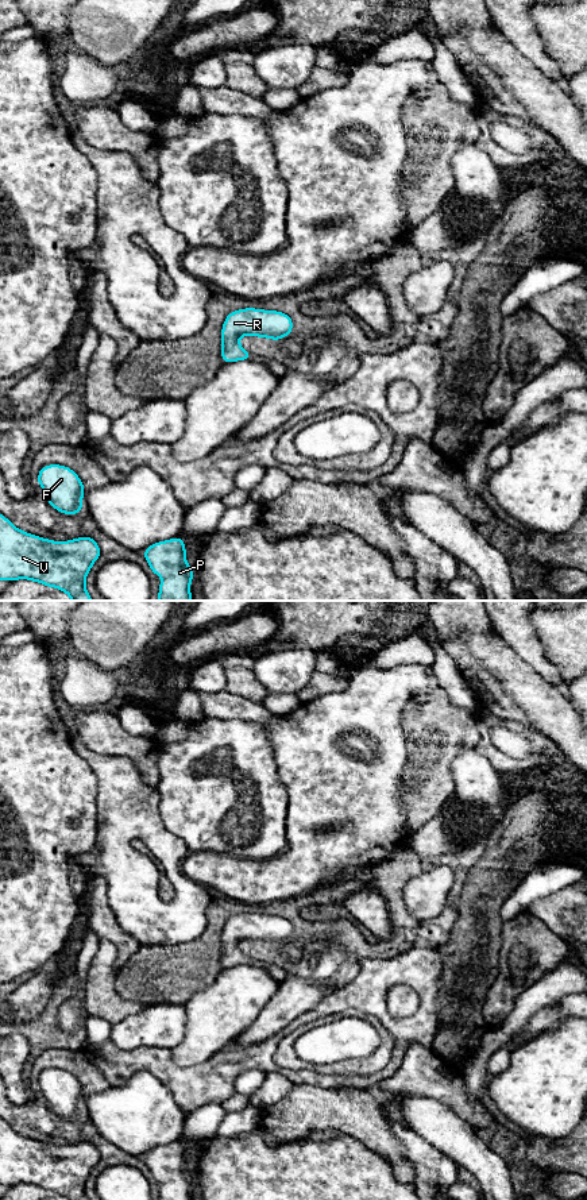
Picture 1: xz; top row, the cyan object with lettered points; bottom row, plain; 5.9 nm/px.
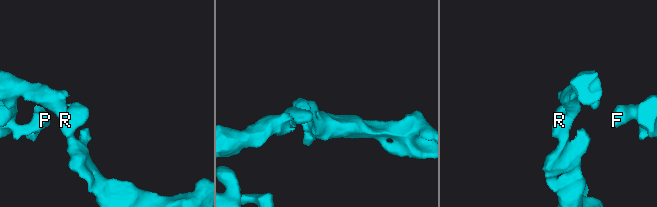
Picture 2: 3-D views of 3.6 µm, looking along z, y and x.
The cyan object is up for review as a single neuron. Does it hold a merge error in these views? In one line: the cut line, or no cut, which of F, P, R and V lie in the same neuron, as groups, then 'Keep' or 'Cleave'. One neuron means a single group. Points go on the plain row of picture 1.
No split. Groups: F P R V. Keep

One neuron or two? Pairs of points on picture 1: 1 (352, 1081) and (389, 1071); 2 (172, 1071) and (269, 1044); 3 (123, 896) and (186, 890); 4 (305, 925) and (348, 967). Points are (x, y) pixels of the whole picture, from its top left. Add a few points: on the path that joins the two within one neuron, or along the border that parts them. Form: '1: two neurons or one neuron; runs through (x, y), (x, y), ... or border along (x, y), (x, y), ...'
1: one neuron; runs through (362, 1081), (373, 1081), (379, 1076)
2: one neuron; runs through (196, 1075), (216, 1075), (231, 1061), (244, 1058)
3: one neuron; runs through (139, 906), (172, 906)
4: one neuron; runs through (320, 930), (331, 930), (348, 948), (348, 952)

